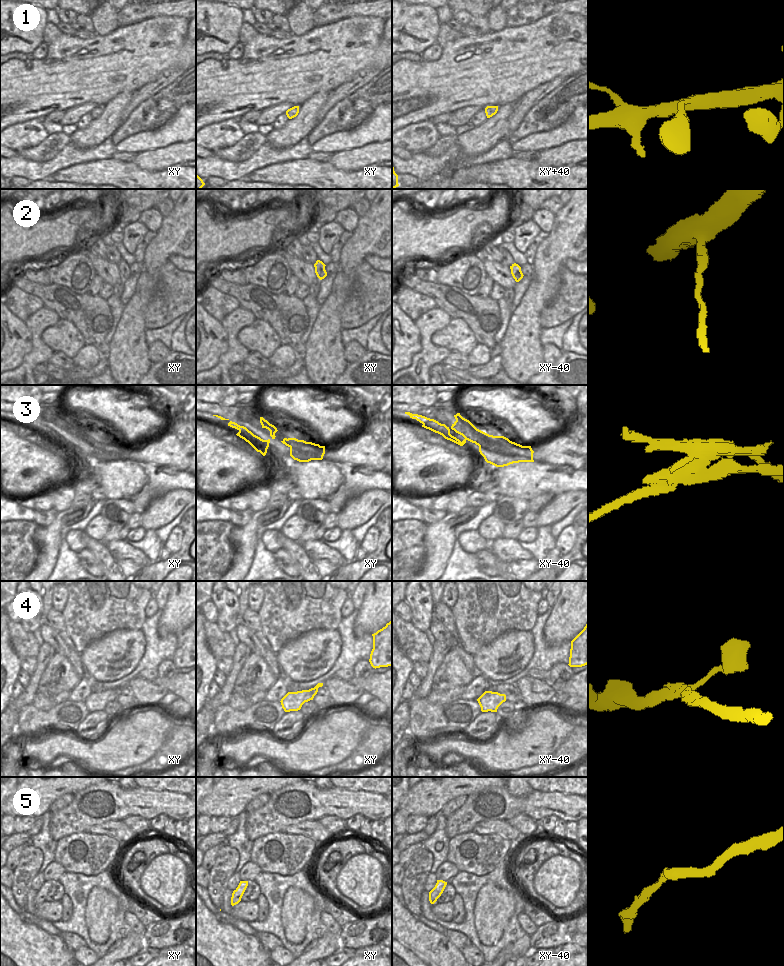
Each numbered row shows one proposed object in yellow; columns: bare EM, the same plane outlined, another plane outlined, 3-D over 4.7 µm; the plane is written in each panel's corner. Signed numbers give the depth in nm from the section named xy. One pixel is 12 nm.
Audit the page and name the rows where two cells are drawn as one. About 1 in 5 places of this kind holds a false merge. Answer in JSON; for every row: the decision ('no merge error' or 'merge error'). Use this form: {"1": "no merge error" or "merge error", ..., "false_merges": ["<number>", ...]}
{"1": "no merge error", "2": "merge error", "3": "merge error", "4": "no merge error", "5": "no merge error", "false_merges": ["2", "3"]}

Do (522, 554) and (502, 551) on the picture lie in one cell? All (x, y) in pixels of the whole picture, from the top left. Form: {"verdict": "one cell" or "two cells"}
{"verdict": "one cell"}

